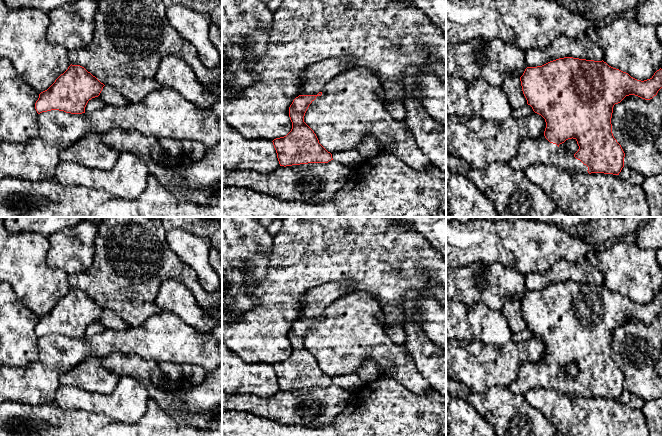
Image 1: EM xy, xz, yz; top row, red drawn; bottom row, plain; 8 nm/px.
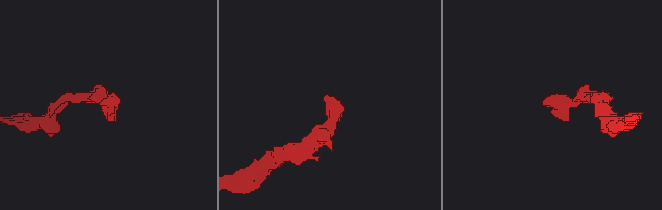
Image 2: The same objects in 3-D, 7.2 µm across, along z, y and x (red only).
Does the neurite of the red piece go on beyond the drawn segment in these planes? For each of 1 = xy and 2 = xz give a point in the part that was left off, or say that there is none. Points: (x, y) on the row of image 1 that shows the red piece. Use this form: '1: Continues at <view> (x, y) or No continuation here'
1: No continuation here
2: No continuation here

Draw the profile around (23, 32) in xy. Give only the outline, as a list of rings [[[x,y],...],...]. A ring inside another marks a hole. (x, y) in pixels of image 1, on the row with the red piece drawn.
[[[0,0],[0,59],[9,59],[16,73],[39,93],[47,90],[71,65],[68,50],[47,40],[49,17],[34,8],[10,9]]]

